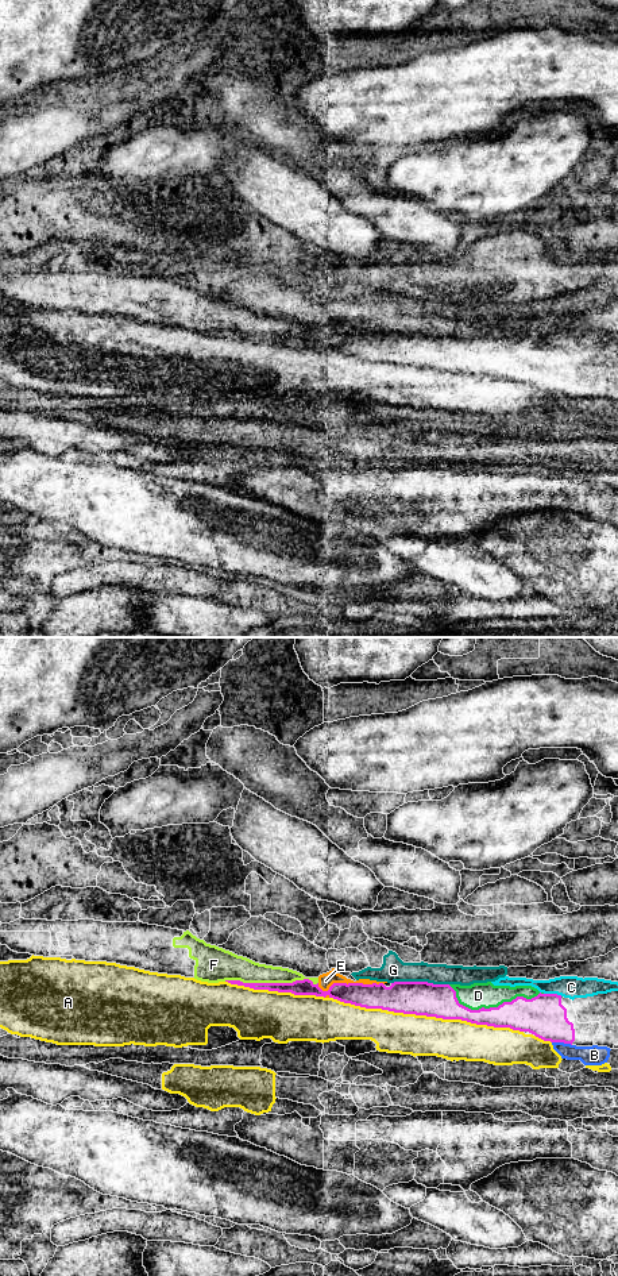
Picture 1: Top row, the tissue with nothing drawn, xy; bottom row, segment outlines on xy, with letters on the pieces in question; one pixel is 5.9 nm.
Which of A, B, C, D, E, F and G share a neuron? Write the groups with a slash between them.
A / B / C E F / D / G

